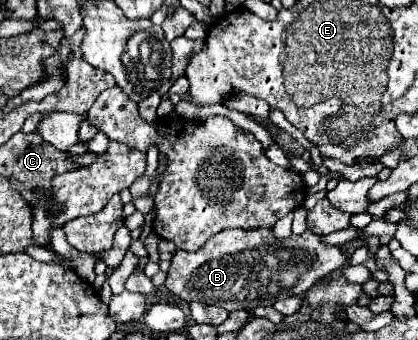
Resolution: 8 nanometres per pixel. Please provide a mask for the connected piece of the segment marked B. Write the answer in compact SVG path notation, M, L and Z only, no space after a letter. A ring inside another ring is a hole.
M223 229L195 253L177 251L173 255L165 287L187 303L199 301L205 305L219 305L227 311L247 305L249 309L255 309L259 305L273 305L279 299L303 295L319 277L327 277L331 271L343 265L361 265L369 257L365 245L347 261L335 245L323 243L321 237L311 231L291 235L287 239L275 239L271 229L239 229L239 251L231 253L231 241L235 237L233 233L235 231ZM239 267L243 267L245 273L239 273Z

